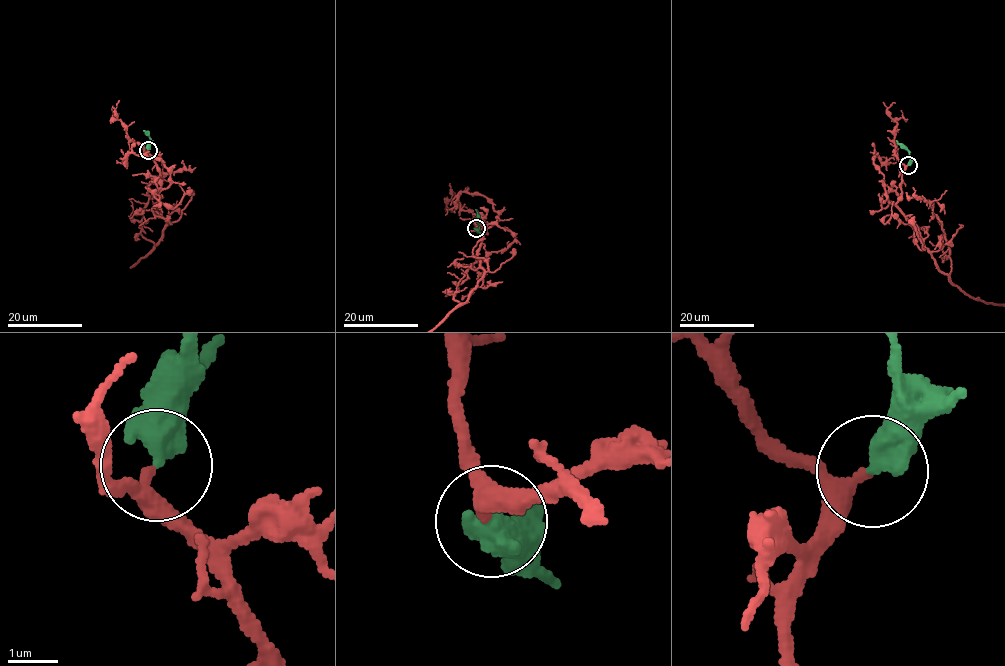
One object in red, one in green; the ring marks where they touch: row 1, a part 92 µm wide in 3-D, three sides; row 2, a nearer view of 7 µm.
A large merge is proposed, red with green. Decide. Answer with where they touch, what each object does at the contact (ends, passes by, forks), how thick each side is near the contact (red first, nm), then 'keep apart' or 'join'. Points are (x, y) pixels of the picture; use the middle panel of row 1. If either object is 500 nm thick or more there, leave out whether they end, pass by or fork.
at (476, 228); 240 nm thick on the red side, 500 nm on the other; join

